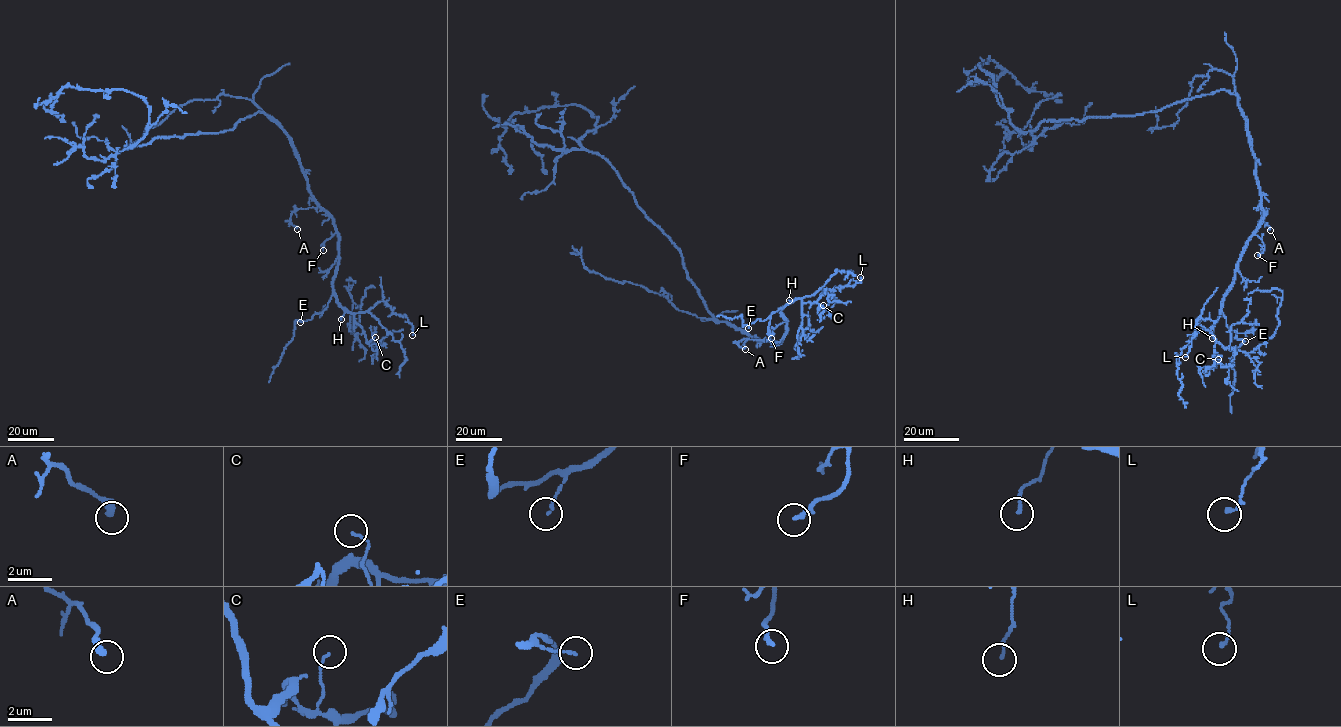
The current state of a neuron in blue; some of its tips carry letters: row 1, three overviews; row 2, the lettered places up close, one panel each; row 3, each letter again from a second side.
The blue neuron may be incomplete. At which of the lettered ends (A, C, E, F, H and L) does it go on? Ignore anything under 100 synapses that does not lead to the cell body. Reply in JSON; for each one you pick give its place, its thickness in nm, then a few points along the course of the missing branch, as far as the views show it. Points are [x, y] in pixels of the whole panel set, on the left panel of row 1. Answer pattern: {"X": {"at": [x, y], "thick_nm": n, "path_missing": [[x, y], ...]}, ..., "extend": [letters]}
{"extend": []}

